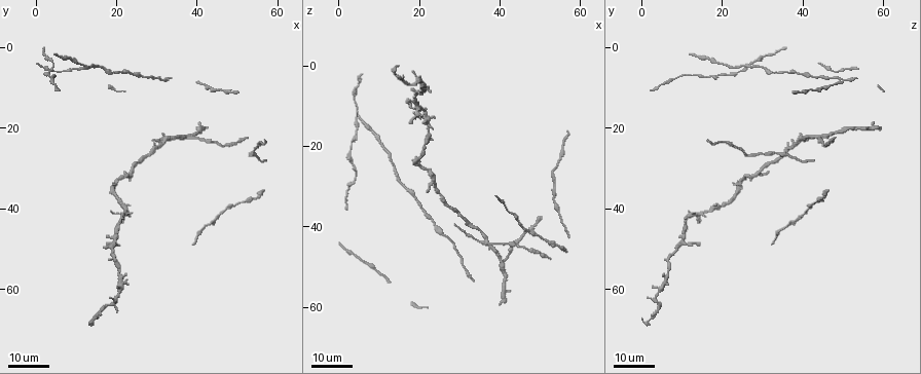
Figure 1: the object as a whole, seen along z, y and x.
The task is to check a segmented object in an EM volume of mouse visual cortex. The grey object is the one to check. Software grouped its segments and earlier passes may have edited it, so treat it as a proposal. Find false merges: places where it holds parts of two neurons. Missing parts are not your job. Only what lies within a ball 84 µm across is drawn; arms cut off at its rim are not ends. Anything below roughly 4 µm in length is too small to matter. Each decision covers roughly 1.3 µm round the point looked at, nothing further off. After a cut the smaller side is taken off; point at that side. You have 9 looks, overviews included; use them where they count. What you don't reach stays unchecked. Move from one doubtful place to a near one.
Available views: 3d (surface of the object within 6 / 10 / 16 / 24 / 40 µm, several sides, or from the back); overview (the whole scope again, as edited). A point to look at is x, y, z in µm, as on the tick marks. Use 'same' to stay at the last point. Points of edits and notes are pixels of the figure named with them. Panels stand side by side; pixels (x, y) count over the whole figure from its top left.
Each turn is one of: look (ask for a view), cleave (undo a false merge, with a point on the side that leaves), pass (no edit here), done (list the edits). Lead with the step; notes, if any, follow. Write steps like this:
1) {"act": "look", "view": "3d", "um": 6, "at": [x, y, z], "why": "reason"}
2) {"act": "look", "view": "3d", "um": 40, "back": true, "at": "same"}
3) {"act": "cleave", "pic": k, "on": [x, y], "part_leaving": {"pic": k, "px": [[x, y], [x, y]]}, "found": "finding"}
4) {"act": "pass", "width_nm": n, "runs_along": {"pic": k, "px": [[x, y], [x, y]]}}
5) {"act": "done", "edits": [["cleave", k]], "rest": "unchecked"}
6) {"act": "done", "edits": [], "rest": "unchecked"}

{"act": "look", "view": "3d", "um": 24, "at": [24.5, 7.0, 40.0]}

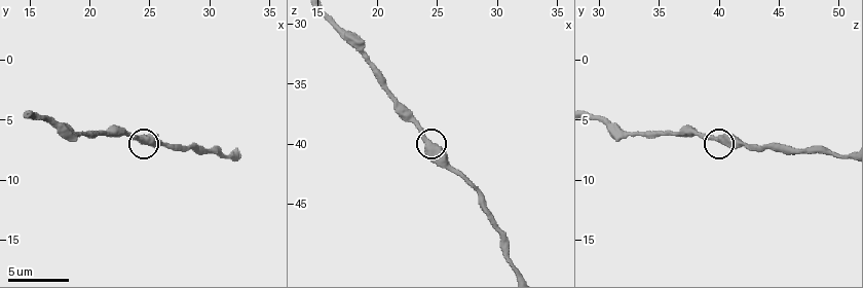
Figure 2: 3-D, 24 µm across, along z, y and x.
{"act": "look", "view": "3d", "um": 6, "at": [24.6, 6.6, 40.0], "why": "zoom in"}

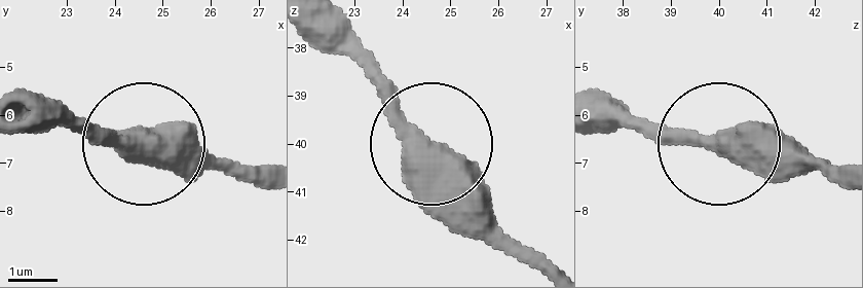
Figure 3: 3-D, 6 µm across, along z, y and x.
{"act": "pass", "found": "continuous, no second neuron"}

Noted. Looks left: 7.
{"act": "look", "view": "3d", "um": 16, "at": [41.0, 20.0, 50.5]}

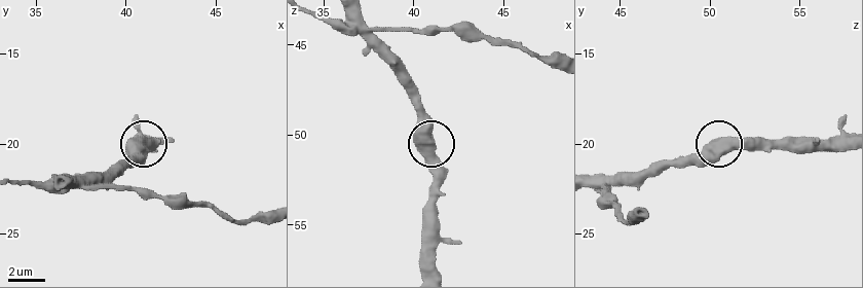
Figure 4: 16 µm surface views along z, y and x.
{"act": "look", "view": "3d", "um": 10, "at": [41.0, 20.3, 50.9]}

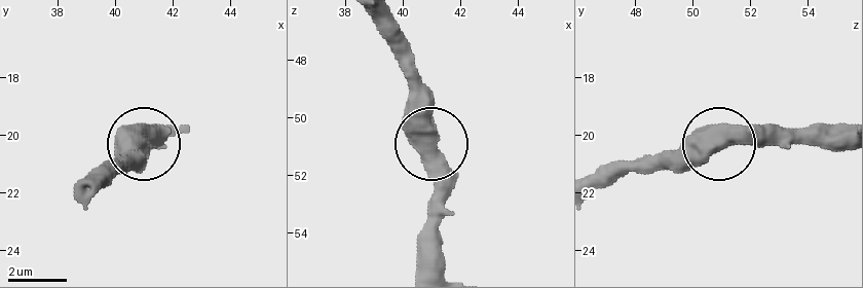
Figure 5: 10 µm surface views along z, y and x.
{"act": "pass", "found": "all the same neuron"}

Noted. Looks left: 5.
{"act": "look", "view": "3d", "um": 24, "at": [53.5, 26.5, 26.5], "why": "calibre changes"}

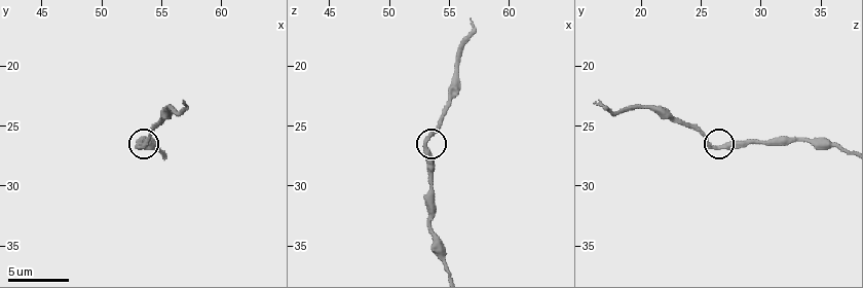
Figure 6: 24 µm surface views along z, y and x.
{"act": "look", "view": "3d", "um": 10, "at": [53.0, 26.8, 26.6]}

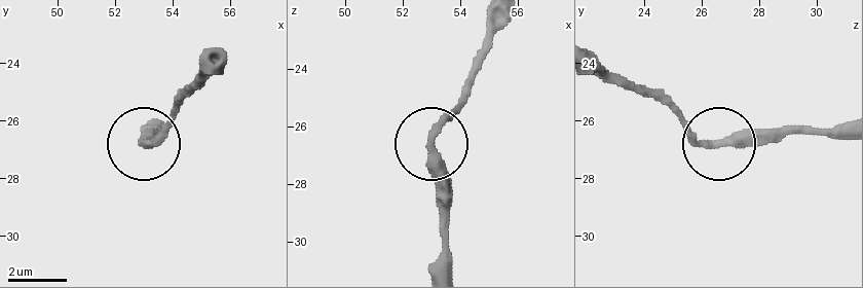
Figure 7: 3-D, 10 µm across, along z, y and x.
{"act": "pass", "runs_along": {"pic": 7, "px": [[845, 123], [823, 131], [742, 131], [712, 146], [663, 104]]}, "found": "continuous, no second neuron"}

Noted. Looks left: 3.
{"act": "look", "view": "3d", "um": 16, "at": [4.5, 7.0, 14.5]}

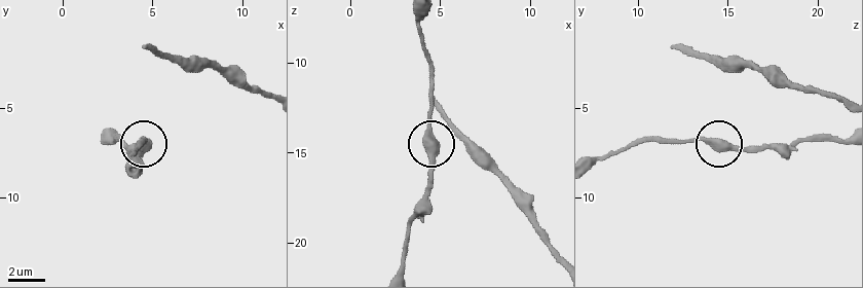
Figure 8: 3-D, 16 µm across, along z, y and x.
{"act": "look", "view": "3d", "um": 6, "at": [4.6, 7.3, 14.9]}

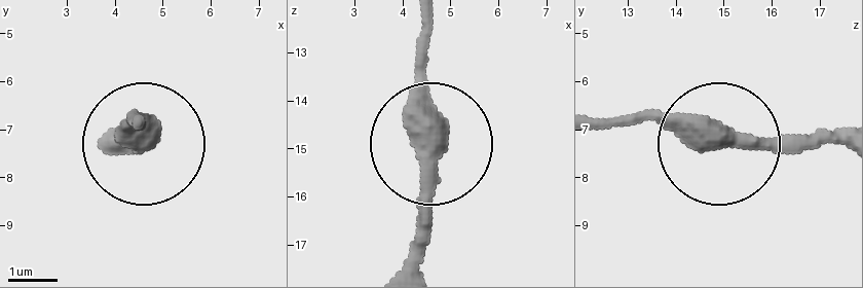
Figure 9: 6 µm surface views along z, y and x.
{"act": "pass", "width_nm": 460, "found": "one neuron here"}

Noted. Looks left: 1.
{"act": "done", "edits": [], "rest": "unchecked"}

